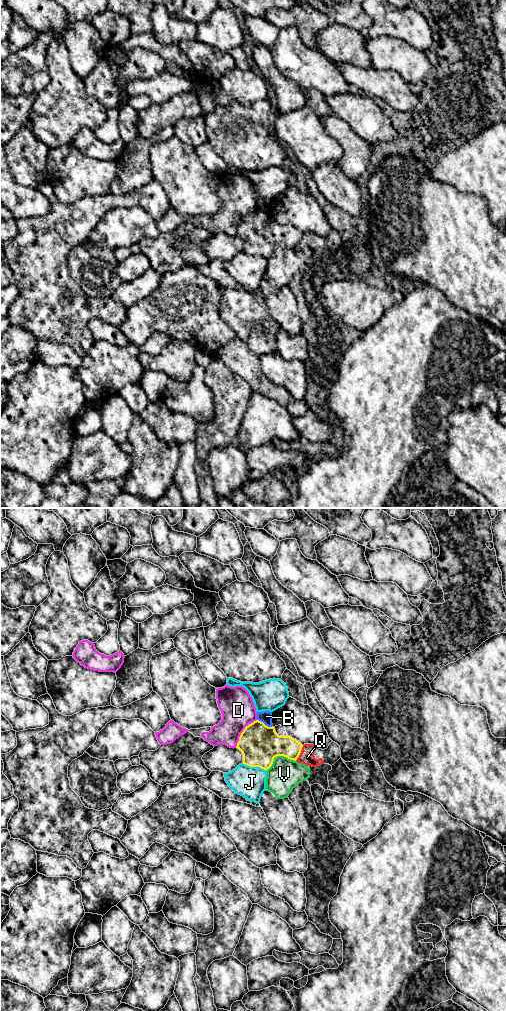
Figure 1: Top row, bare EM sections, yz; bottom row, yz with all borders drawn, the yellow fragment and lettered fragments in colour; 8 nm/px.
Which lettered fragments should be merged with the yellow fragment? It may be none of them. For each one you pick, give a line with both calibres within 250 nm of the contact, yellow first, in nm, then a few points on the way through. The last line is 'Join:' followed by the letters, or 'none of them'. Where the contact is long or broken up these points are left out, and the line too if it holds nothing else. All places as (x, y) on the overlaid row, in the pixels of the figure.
Join: none of them

